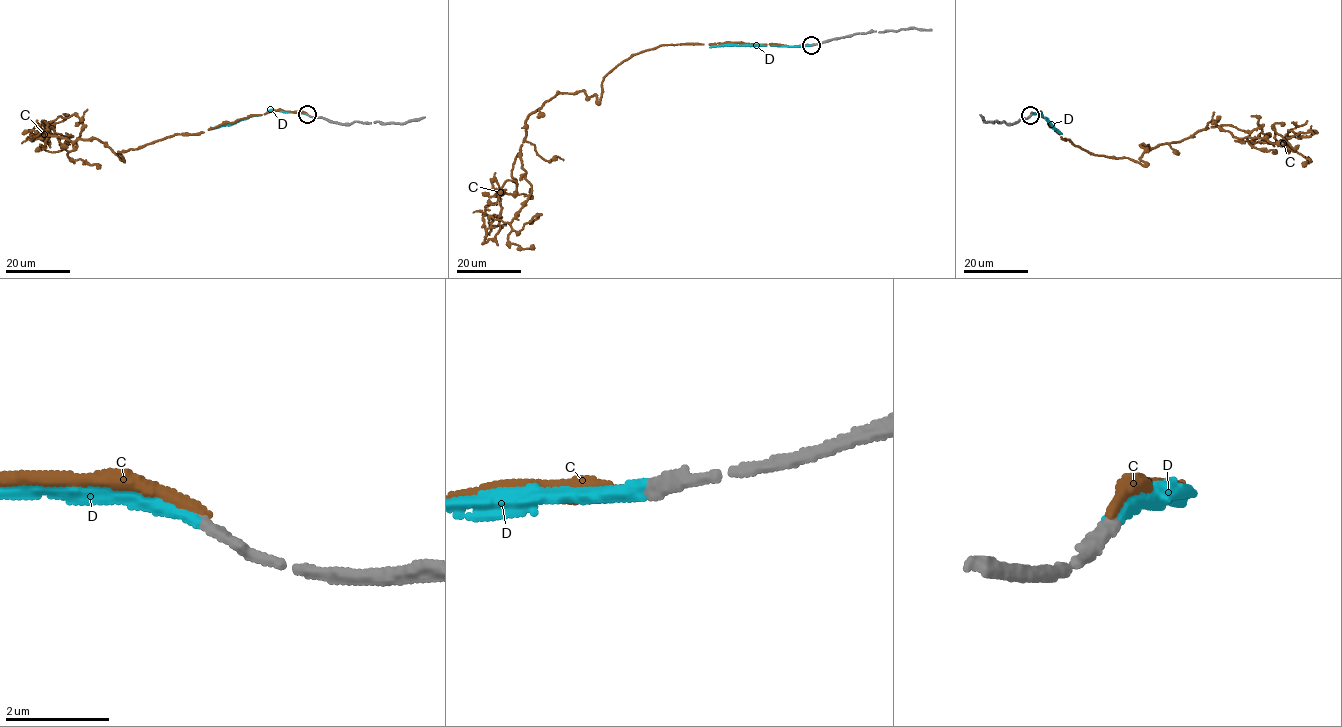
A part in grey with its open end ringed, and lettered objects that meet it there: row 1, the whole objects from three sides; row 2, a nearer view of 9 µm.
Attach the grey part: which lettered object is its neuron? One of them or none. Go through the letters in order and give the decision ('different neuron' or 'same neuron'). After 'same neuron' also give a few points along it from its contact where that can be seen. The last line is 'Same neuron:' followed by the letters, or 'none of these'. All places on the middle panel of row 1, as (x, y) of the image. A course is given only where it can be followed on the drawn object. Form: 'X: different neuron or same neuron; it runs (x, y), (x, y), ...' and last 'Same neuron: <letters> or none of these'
C: different neuron
D: same neuron; it runs (811, 45), (709, 47)
Same neuron: D

